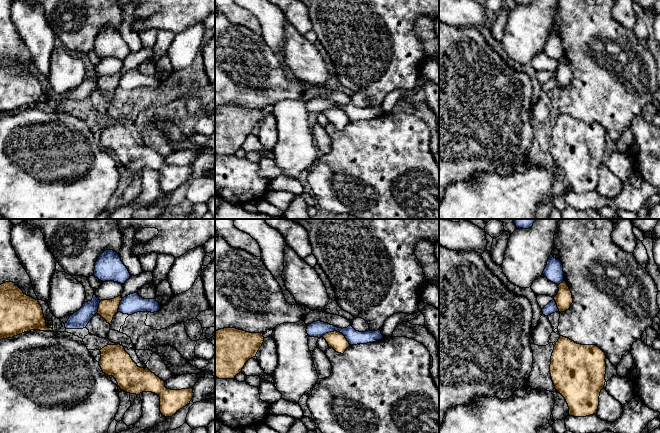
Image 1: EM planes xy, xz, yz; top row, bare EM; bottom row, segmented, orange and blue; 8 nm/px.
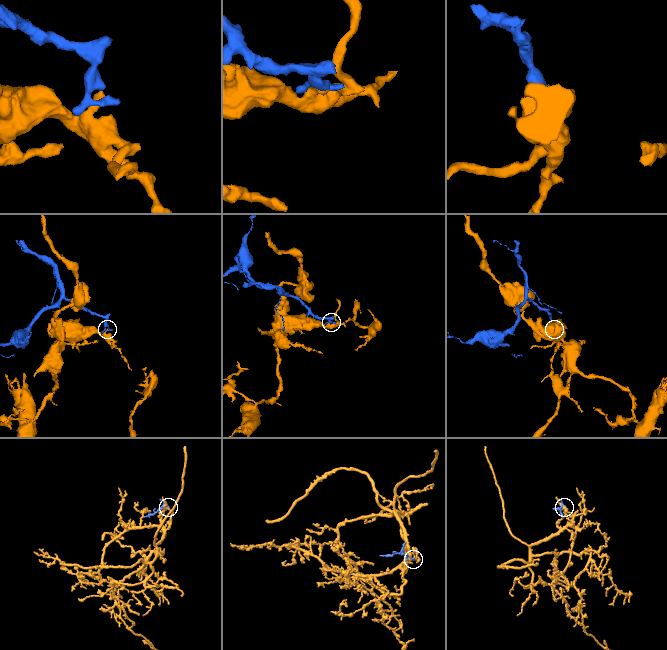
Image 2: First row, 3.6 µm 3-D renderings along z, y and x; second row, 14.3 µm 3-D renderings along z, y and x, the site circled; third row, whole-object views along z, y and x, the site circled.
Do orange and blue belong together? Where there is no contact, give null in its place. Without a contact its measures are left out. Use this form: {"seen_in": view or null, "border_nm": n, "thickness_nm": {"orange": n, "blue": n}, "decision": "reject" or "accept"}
{"seen_in": "xz", "border_nm": 240, "thickness_nm": {"orange": 140, "blue": 130}, "decision": "reject"}

